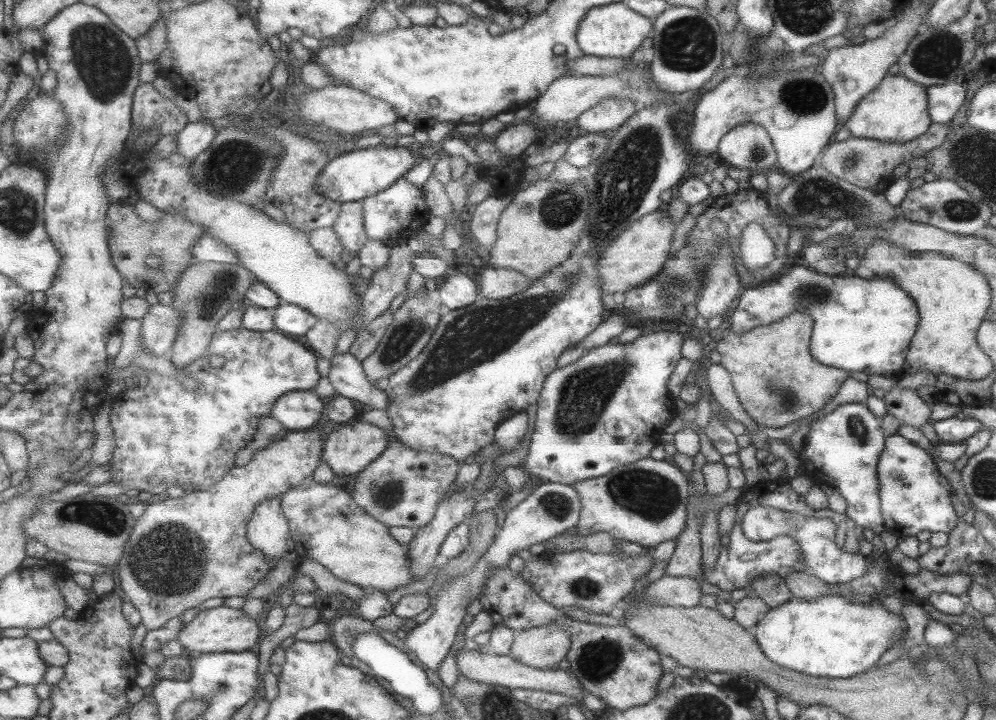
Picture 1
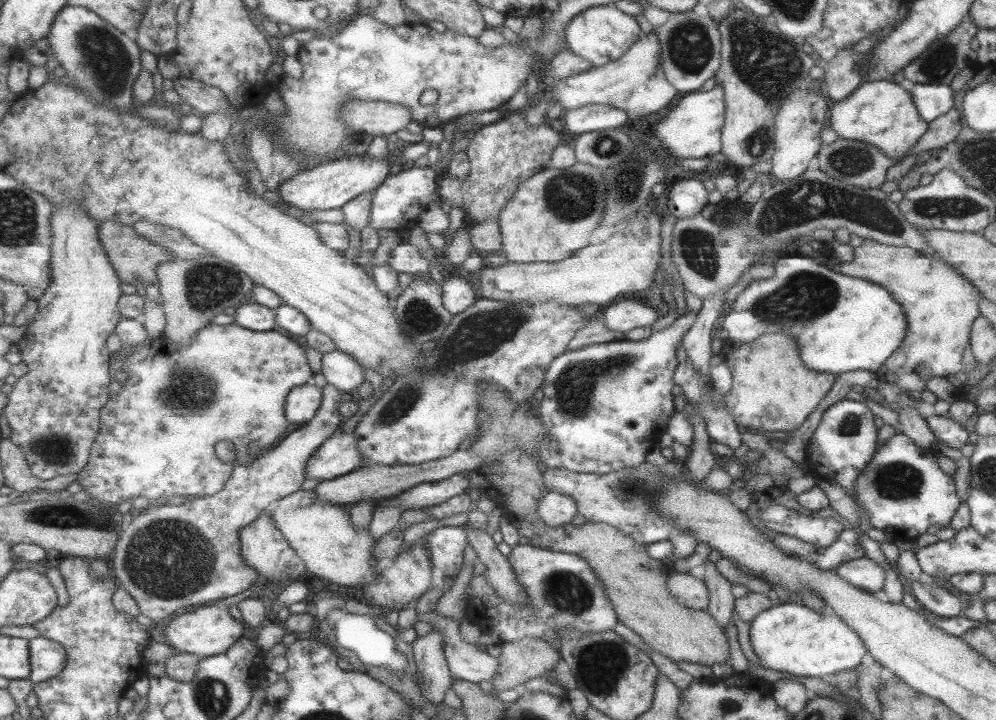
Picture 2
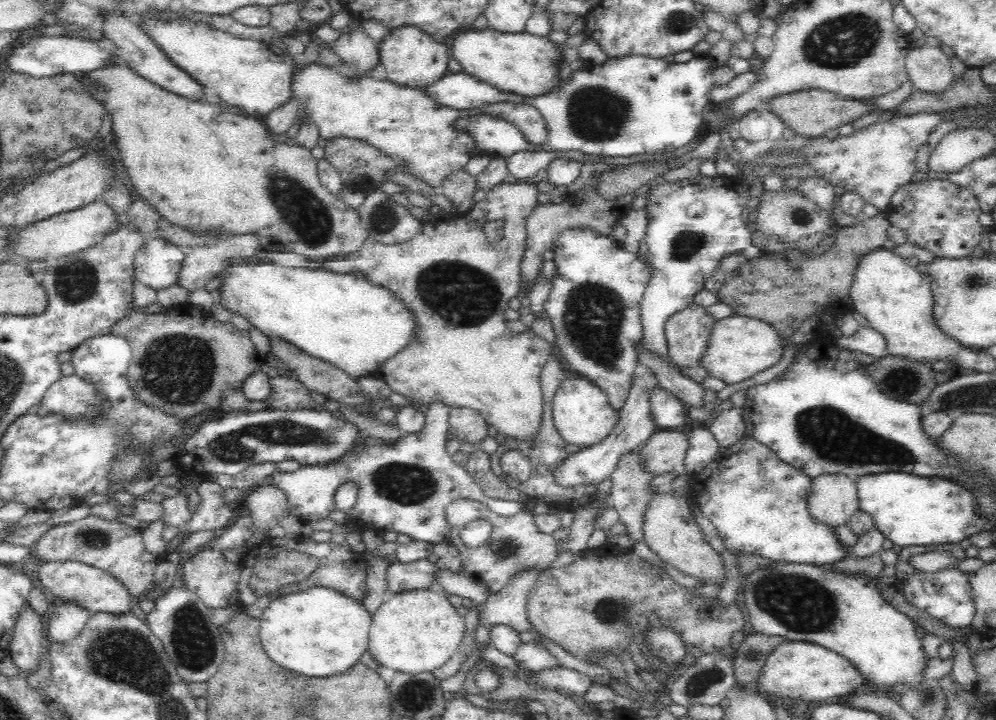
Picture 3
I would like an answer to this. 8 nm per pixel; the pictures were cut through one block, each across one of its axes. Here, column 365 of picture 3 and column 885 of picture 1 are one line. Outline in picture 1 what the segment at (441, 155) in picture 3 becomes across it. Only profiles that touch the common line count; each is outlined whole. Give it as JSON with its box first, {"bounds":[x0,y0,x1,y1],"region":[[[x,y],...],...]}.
{"bounds":[839,75,932,143],"region":[[[886,75],[872,92],[863,97],[854,112],[839,123],[849,130],[851,137],[905,143],[921,136],[932,124],[927,113],[926,87],[901,75]]]}

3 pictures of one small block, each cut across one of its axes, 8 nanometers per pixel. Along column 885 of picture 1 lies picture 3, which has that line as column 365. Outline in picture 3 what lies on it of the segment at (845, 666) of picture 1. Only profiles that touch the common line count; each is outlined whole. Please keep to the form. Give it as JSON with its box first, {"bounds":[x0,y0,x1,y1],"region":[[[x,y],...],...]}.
{"bounds":[259,587,371,677],"region":[[[315,587],[280,595],[259,618],[259,639],[268,659],[306,676],[327,677],[352,668],[368,650],[371,614],[360,601],[332,589]]]}

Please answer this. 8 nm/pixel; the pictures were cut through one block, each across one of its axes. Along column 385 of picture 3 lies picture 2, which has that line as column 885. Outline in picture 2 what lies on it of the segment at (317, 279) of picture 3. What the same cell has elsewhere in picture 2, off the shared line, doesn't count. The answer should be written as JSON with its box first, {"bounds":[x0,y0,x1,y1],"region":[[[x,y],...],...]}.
{"bounds":[721,251,908,375],"region":[[[787,251],[778,258],[773,262],[774,273],[770,278],[751,281],[726,309],[721,329],[727,333],[727,339],[749,343],[765,333],[783,333],[795,339],[803,366],[812,371],[837,375],[861,369],[875,373],[901,344],[908,326],[903,309],[891,298],[891,293],[878,284],[845,276],[837,272],[834,265],[818,262],[812,256]]]}

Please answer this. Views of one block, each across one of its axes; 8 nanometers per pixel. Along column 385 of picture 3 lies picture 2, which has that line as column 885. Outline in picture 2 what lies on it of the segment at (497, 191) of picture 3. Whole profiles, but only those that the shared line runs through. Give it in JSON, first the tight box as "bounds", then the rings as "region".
{"bounds":[834,239,980,395],"region":[[[863,239],[859,246],[853,248],[852,256],[851,261],[834,263],[837,272],[887,289],[903,309],[908,325],[901,344],[875,370],[878,381],[887,381],[909,395],[918,395],[926,389],[927,379],[969,369],[970,363],[974,362],[974,358],[969,358],[969,334],[974,319],[980,316],[977,307],[979,291],[957,269],[939,259],[929,259],[915,249],[889,246],[871,239]]]}

